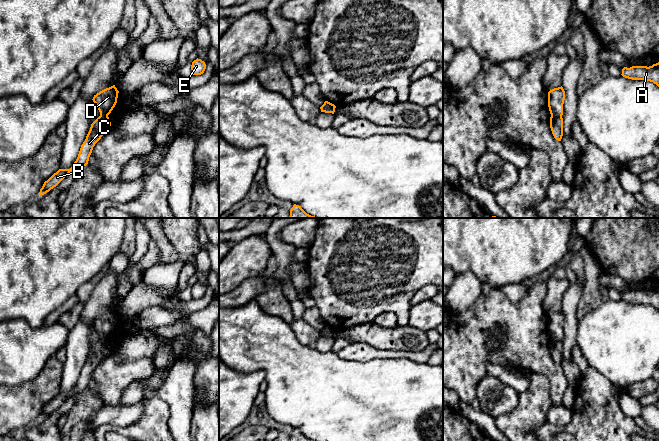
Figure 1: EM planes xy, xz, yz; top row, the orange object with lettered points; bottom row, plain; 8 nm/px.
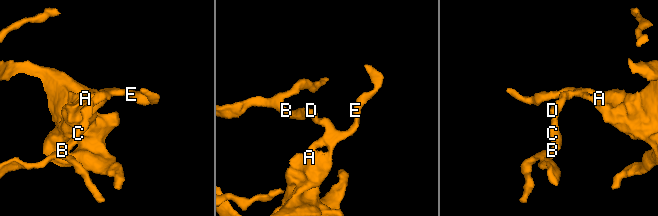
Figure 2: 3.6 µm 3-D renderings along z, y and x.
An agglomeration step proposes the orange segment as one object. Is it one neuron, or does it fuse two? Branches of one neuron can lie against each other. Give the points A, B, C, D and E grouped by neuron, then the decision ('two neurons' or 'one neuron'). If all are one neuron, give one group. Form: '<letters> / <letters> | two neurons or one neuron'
A D E / B C | two neurons

